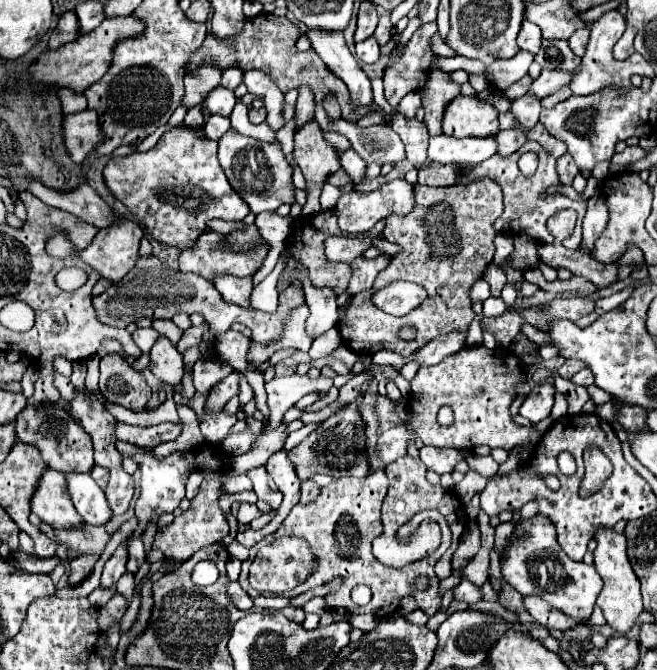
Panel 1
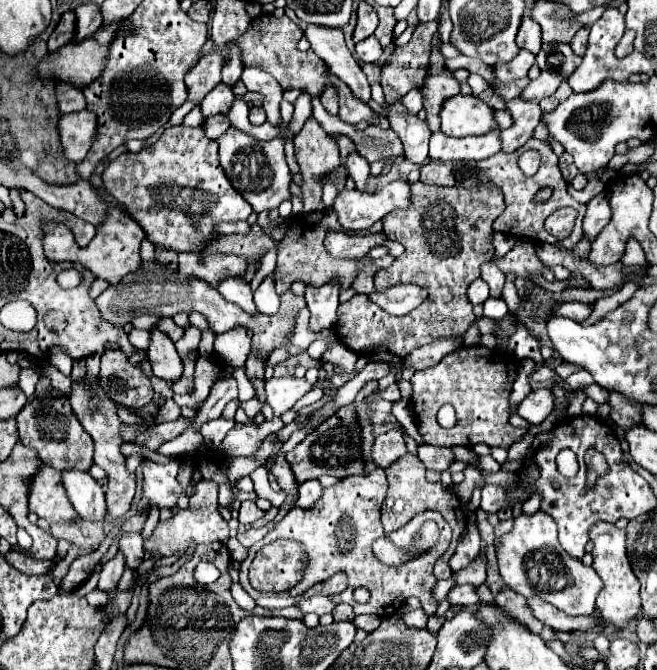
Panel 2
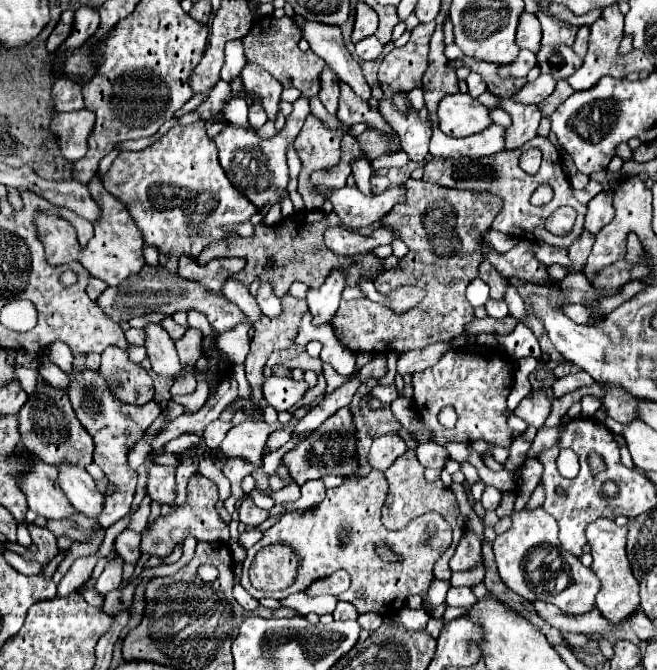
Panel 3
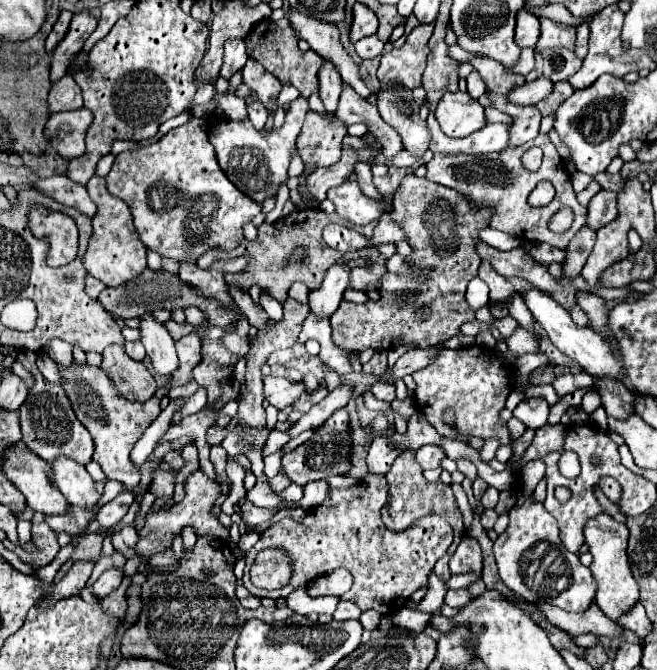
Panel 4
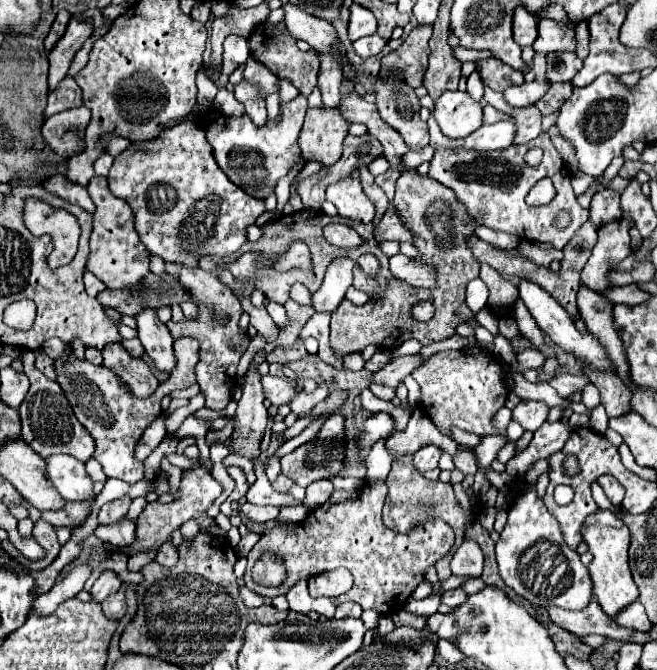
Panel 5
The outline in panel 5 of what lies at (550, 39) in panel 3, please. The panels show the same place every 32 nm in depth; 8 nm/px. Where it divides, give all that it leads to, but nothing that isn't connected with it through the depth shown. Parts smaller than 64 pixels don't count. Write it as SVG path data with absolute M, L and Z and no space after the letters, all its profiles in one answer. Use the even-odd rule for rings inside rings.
M540 20L534 52L542 56L550 52L574 52L574 28L556 20Z

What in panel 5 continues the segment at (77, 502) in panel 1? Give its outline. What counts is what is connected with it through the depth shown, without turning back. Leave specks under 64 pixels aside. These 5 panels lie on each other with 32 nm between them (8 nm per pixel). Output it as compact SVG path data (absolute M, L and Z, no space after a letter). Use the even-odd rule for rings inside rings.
M52 454L44 458L46 476L54 488L62 494L64 500L94 500L92 480L84 470L84 464L74 456Z

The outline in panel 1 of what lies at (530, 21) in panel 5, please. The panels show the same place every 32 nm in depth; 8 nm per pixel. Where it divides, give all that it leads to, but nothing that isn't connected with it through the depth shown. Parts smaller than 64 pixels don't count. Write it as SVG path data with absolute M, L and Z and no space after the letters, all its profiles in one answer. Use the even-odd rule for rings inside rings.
M522 22L522 30L518 34L518 46L522 50L528 50L532 54L536 54L540 50L540 42L542 42L542 36L540 36L540 30L538 26L530 24L530 22Z

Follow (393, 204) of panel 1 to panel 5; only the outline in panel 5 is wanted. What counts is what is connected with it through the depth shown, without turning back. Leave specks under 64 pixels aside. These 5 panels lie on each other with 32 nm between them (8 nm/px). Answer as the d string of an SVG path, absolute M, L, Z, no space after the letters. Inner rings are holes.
M346 176L330 184L326 188L326 200L330 200L338 208L340 216L354 222L368 224L374 218L374 204L364 196L360 178Z

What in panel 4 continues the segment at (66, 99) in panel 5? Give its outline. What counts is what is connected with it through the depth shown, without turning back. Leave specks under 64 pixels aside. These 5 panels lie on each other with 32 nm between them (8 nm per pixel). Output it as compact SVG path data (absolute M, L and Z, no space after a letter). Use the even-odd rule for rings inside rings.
M70 74L64 76L56 86L52 86L48 96L48 106L50 106L50 114L82 108L80 86L70 78Z

